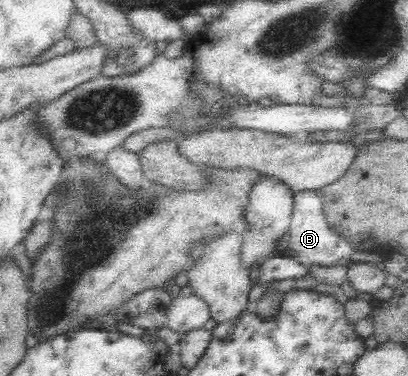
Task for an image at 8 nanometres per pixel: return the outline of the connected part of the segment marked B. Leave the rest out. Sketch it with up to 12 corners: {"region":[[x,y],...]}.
{"region":[[317,190],[294,193],[289,257],[309,268],[339,260],[385,271],[329,227]]}

